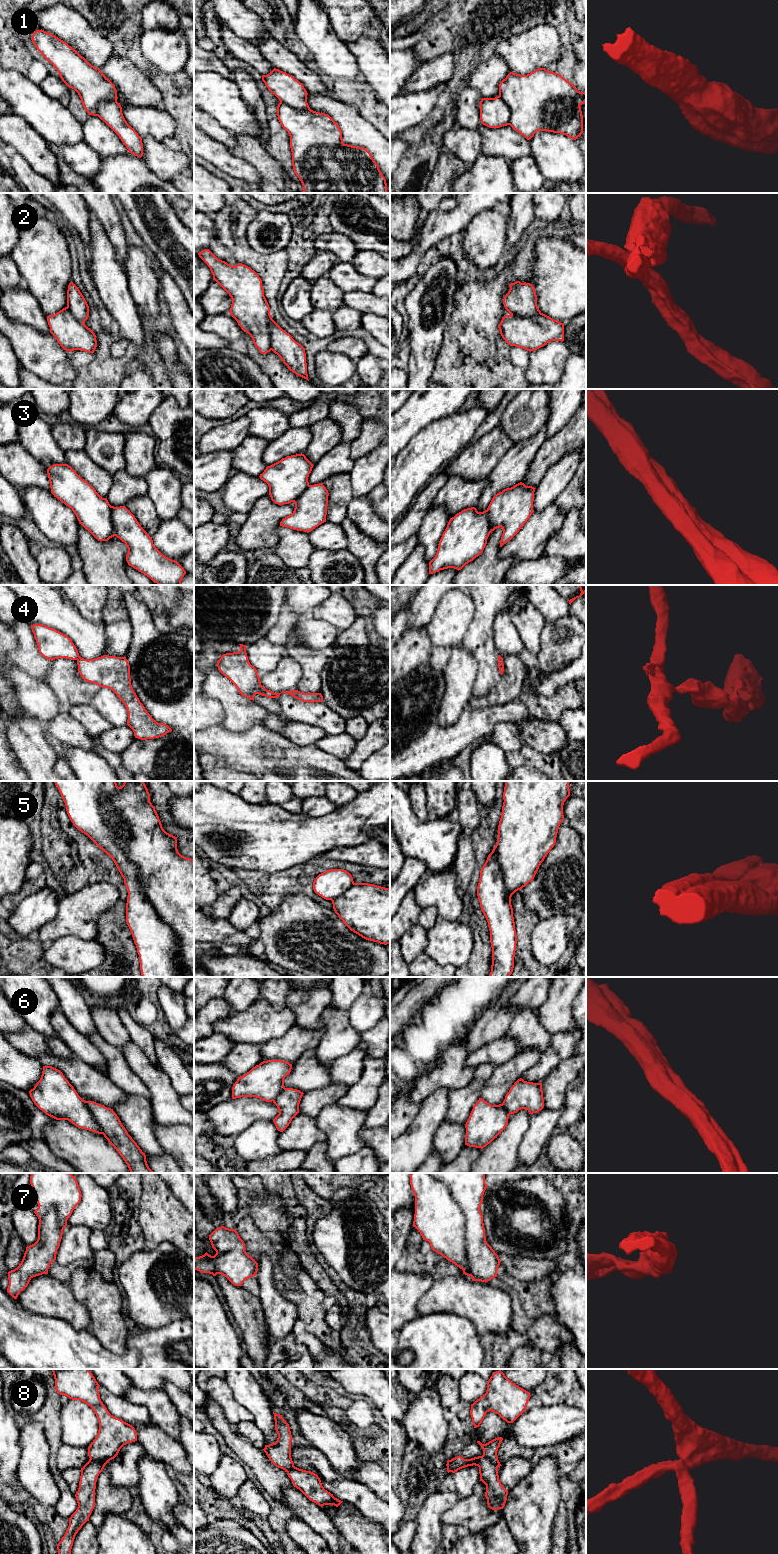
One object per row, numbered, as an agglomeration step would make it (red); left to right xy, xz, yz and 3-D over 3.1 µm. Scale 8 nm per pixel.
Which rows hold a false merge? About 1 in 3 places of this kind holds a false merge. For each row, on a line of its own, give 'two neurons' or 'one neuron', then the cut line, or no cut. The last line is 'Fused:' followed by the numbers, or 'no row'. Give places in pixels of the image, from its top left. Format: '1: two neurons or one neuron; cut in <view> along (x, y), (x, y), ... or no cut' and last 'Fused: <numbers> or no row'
1: one neuron; no cut
2: one neuron; no cut
3: two neurons; cut in xy along (110, 506), (112, 525), (116, 535)
4: two neurons; cut in xz along (274, 693), (275, 697)
5: one neuron; no cut
6: two neurons; cut in xy along (84, 1101), (102, 1133)
7: one neuron; no cut
8: two neurons; cut in xy along (90, 1458), (98, 1462), (103, 1468)
Fused: 3, 4, 6, 8

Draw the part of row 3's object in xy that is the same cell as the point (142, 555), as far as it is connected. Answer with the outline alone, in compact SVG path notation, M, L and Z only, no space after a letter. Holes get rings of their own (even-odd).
M111 506L111 515L116 537L128 548L128 565L158 585L181 585L186 571L177 561L164 556L154 546L152 537L135 516L125 506Z

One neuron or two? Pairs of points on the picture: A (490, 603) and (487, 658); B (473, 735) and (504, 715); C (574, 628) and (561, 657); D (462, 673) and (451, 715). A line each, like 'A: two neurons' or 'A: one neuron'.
A: one neuron
B: one neuron
C: one neuron
D: one neuron

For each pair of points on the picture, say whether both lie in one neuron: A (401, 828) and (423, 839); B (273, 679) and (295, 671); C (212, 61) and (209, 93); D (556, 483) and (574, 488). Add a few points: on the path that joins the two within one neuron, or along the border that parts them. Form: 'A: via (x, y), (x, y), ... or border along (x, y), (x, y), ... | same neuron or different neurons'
A: via (406, 828), (418, 839) | same neuron
B: via (278, 677), (285, 677), (290, 672) | same neuron
C: via (209, 69), (209, 85) | same neuron
D: border along (575, 471), (567, 486), (554, 501) | different neurons

